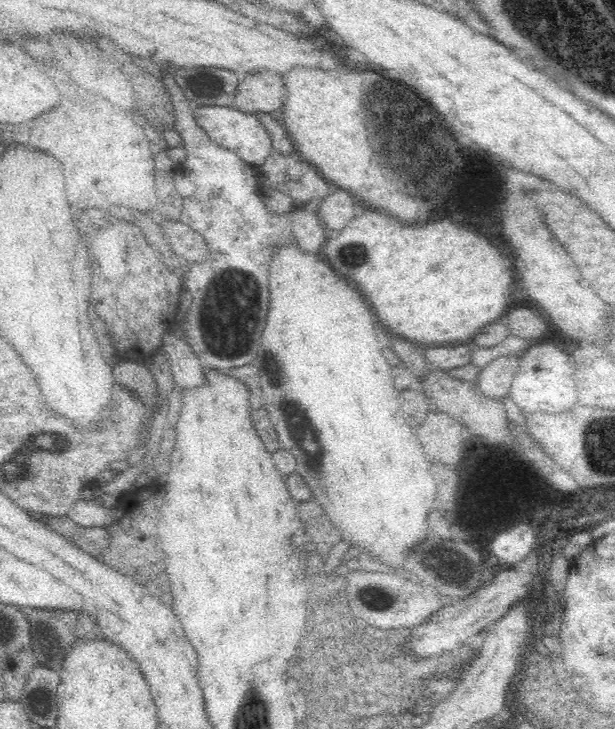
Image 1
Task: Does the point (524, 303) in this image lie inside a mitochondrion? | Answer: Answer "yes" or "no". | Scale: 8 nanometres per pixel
no

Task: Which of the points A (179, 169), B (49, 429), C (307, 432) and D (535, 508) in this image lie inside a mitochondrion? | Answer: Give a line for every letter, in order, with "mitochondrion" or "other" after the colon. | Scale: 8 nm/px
A: other
B: mitochondrion
C: mitochondrion
D: other

